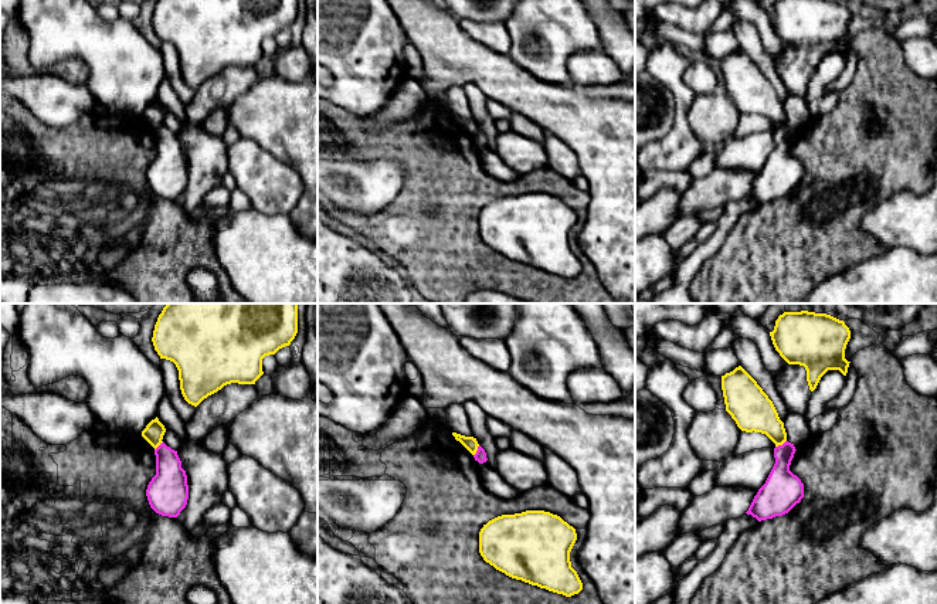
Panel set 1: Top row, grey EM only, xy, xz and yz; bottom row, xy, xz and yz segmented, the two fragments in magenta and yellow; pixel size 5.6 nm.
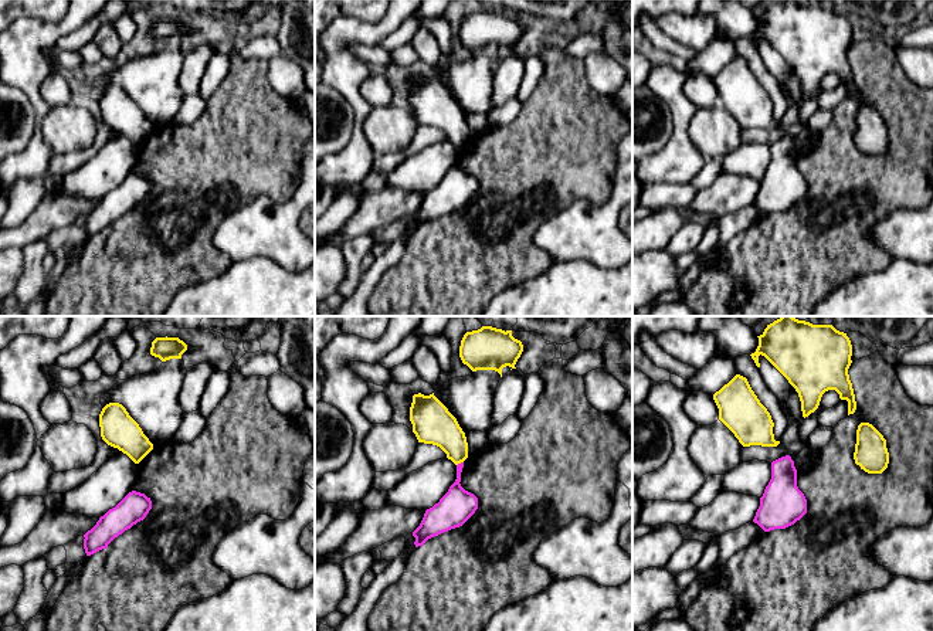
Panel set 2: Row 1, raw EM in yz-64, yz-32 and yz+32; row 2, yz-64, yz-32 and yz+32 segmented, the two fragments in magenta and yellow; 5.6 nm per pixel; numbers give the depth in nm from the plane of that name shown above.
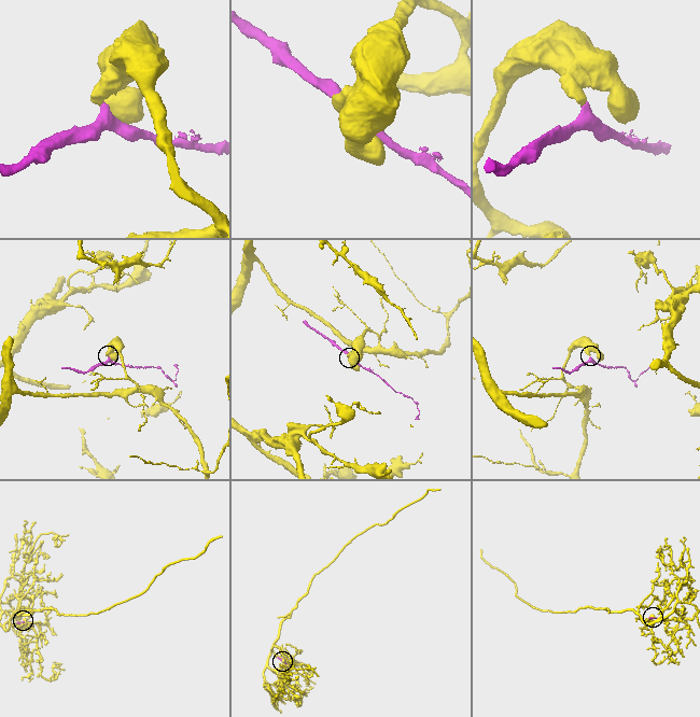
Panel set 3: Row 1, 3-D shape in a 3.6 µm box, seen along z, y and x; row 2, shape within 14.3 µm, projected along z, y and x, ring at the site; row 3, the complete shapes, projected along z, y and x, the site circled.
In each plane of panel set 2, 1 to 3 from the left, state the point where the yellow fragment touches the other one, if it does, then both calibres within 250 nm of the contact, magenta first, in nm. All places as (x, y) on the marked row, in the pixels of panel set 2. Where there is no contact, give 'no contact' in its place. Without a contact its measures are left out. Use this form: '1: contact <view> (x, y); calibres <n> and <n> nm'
1: no contact
2: contact yz-32 (461, 462); calibres 190 and 220 nm
3: no contact

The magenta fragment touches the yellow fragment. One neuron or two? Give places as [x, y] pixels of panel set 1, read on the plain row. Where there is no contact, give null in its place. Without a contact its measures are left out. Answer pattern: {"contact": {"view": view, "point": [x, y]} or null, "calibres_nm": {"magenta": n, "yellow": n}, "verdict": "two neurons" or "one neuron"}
{"contact": {"view": "yz", "point": [780, 128]}, "calibres_nm": {"magenta": 220, "yellow": 220}, "verdict": "two neurons"}

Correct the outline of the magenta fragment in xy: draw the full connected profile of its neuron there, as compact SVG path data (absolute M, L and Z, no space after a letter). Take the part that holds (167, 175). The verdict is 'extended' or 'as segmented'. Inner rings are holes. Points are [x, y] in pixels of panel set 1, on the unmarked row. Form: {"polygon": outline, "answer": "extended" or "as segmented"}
{"polygon": "M162 125L156 132L156 157L147 167L146 179L150 190L169 200L177 200L186 190L189 167L186 153L177 133Z", "answer": "as segmented"}

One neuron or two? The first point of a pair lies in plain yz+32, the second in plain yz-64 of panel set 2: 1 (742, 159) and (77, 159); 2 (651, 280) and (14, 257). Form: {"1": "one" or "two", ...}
{"1": "two", "2": "one"}

